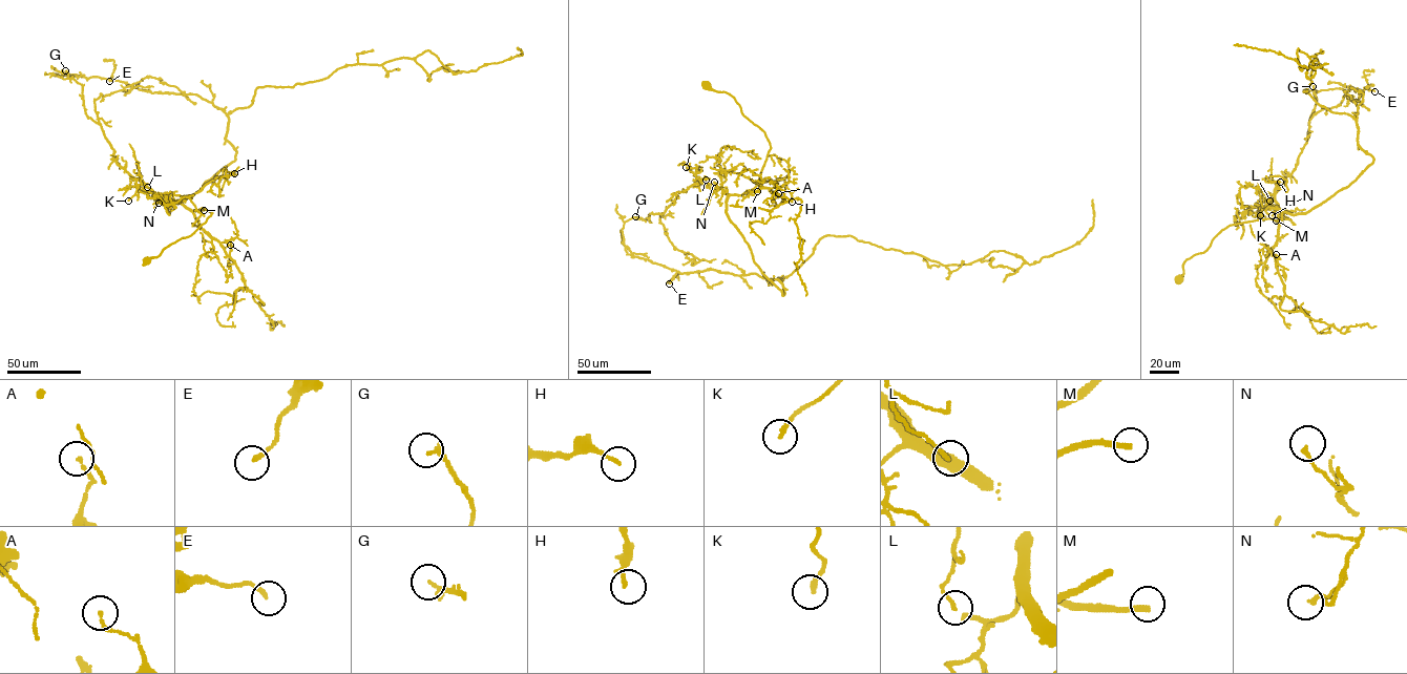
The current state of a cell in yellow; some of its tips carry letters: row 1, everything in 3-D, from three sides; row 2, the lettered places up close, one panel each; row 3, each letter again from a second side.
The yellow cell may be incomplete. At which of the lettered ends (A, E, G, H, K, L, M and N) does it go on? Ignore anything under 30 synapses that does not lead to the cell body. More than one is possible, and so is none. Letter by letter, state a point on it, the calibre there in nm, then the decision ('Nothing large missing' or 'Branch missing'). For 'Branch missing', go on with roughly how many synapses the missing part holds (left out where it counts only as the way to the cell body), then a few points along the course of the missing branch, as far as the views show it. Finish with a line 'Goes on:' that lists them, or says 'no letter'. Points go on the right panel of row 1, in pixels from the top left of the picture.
A: Place: (1276, 254). Thickness 140 nm. Nothing large missing
E: Place: (1374, 91). Thickness 180 nm. Nothing large missing
G: Place: (1313, 86). Thickness 240 nm. Nothing large missing
H: Place: (1280, 182). Thickness 160 nm. Nothing large missing
K: Place: (1260, 215). Thickness 200 nm. Nothing large missing
L: Place: (1269, 201). Thickness 150 nm. Nothing large missing
M: Place: (1276, 220). Thickness 240 nm. Branch missing. Roughly 50 synapses. Course of what is missing: (1276, 220), (1271, 207), (1306, 185)
N: Place: (1272, 215). Thickness 150 nm. Nothing large missing
Goes on: M

